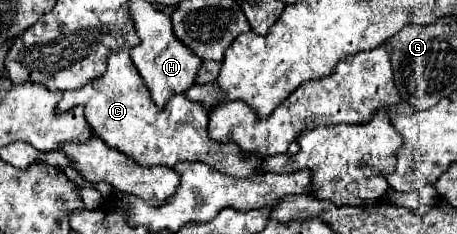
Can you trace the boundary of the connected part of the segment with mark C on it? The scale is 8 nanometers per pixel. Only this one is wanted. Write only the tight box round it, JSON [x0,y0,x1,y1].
[59,49,263,177]

